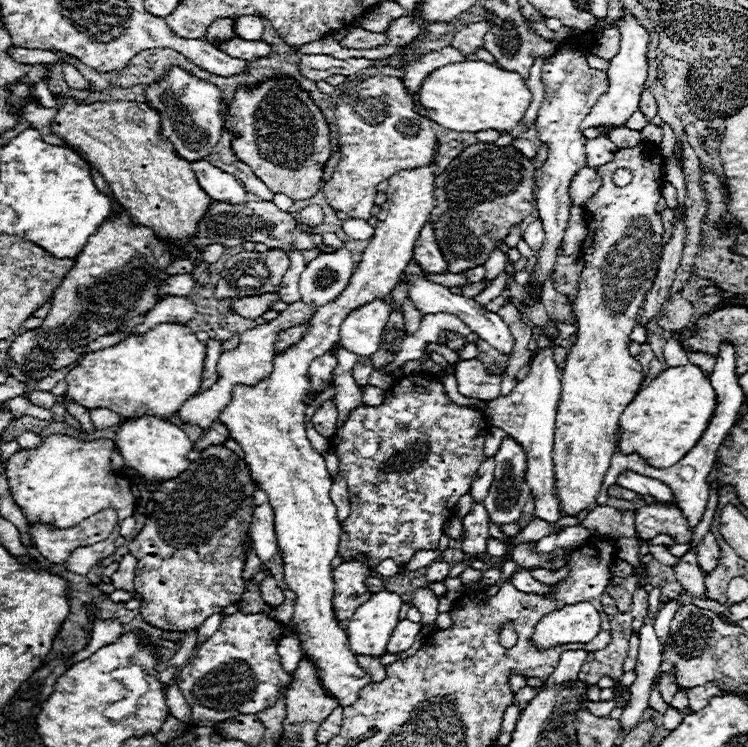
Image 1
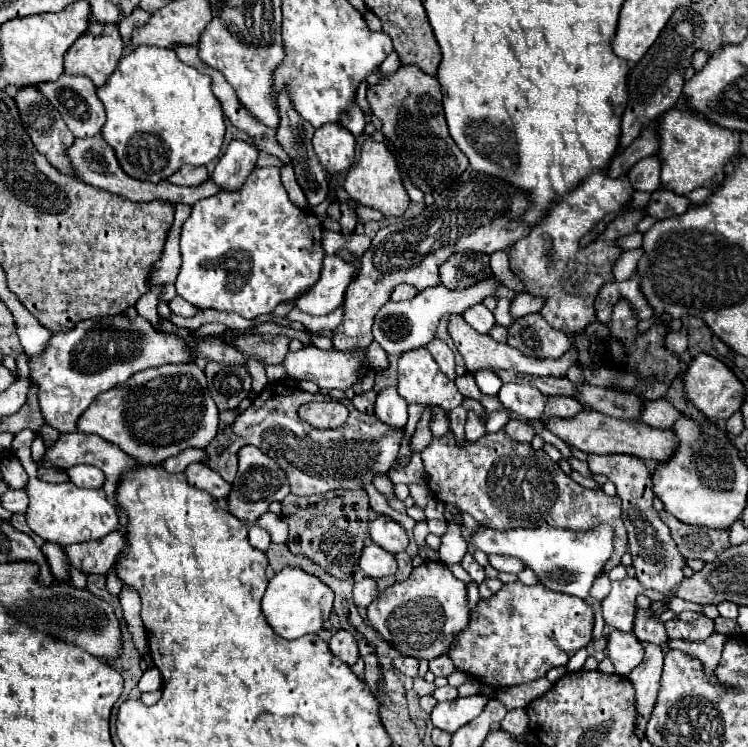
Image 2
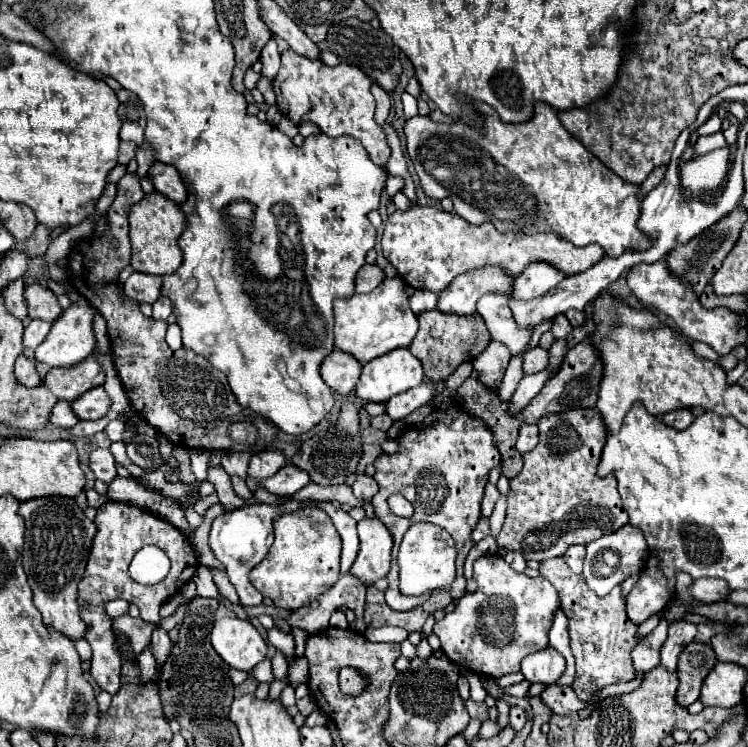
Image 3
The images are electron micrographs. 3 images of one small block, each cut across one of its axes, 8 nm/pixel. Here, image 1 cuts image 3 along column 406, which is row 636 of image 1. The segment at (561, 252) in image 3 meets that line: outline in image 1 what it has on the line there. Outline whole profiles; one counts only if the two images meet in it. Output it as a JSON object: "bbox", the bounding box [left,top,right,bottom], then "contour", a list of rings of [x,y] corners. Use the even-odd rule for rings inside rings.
{"bbox":[176,612,294,728],"contour":[[[234,612],[224,616],[218,632],[200,644],[186,666],[176,678],[180,692],[192,708],[192,724],[214,728],[218,722],[240,714],[258,714],[272,708],[278,696],[288,690],[294,674],[282,670],[276,652],[278,642],[284,638],[282,624],[268,614]]]}

